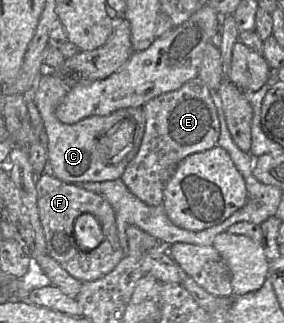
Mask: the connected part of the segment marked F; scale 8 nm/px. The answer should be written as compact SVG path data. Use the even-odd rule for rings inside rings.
M50 172L37 176L35 184L38 213L47 253L81 282L94 281L110 273L125 256L118 237L116 215L111 204L103 196L86 190L81 185L61 181ZM83 213L90 213L97 218L104 235L101 244L90 251L81 249L74 236L74 222Z

